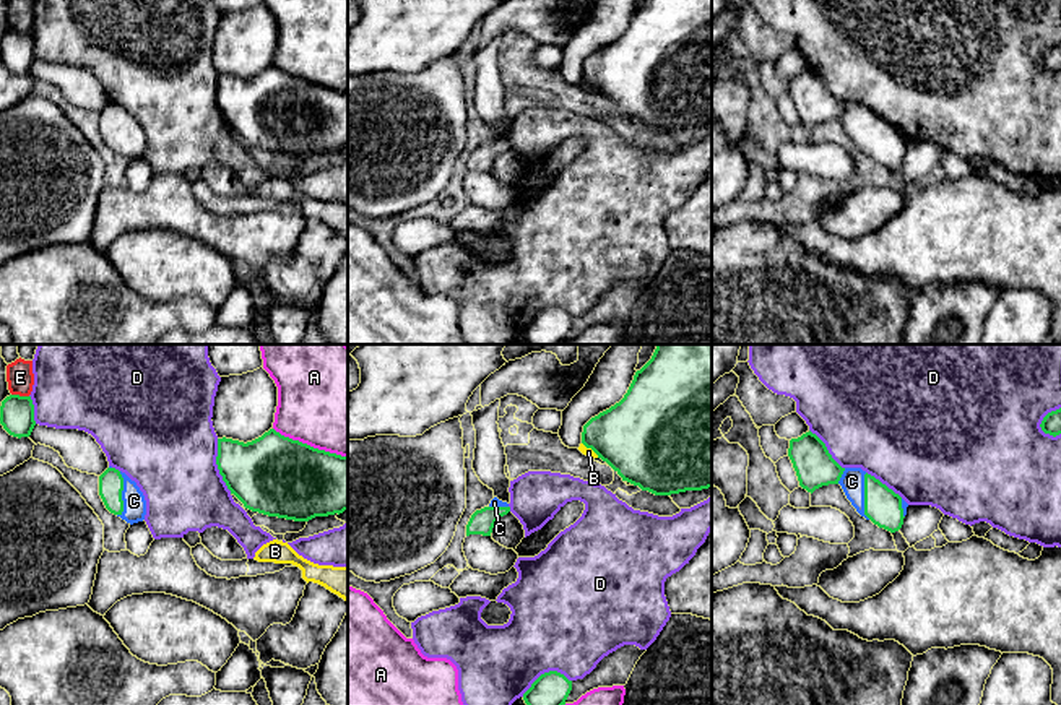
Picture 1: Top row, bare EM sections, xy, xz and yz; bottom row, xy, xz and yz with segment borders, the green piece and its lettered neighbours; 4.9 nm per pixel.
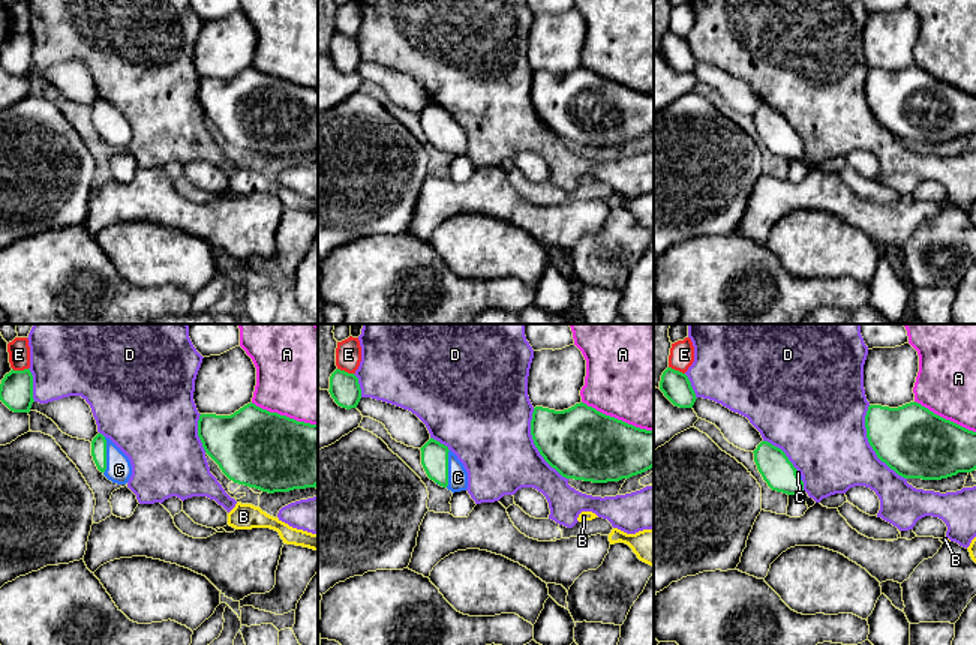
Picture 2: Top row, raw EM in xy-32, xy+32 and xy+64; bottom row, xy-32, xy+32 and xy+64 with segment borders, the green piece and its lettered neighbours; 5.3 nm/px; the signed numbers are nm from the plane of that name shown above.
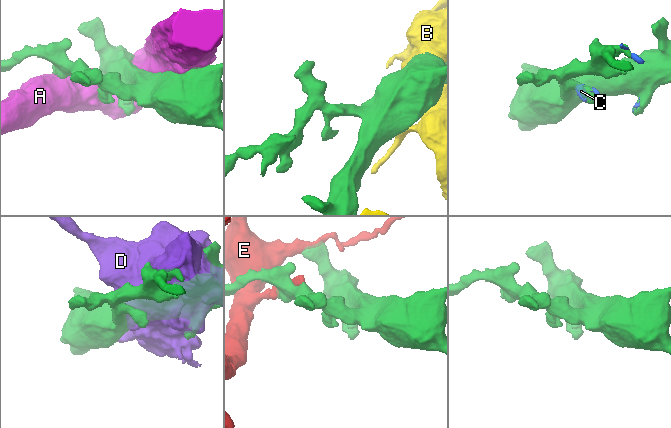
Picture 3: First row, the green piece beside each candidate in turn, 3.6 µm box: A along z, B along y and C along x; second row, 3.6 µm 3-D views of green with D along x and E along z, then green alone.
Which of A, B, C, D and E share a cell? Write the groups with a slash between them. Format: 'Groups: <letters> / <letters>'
Groups: A / B / C / D / E

